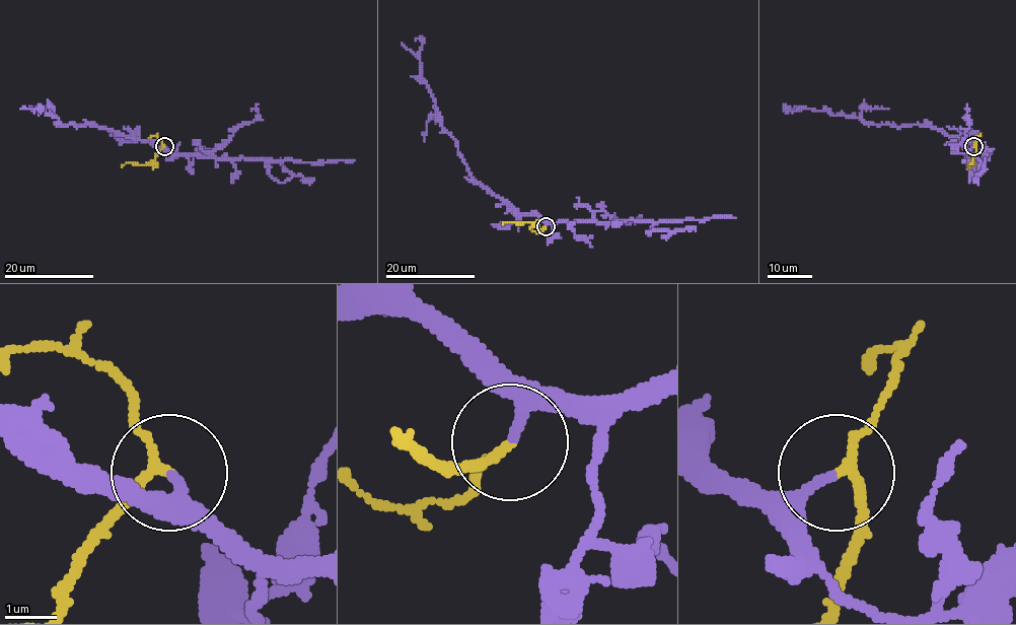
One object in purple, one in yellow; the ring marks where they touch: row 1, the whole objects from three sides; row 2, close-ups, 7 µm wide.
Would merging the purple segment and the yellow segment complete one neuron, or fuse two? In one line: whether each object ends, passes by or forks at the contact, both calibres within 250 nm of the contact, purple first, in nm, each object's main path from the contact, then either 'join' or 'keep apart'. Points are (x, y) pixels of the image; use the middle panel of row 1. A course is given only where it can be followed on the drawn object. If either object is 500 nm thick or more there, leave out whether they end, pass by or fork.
purple ends | yellow passes by | 180/160 nm | purple via (546, 226), (535, 215), (519, 213), (472, 177), (421, 77), (423, 42), (418, 38), (416, 41) | yellow via (546, 226), (538, 228), (530, 222), (503, 223) | join

